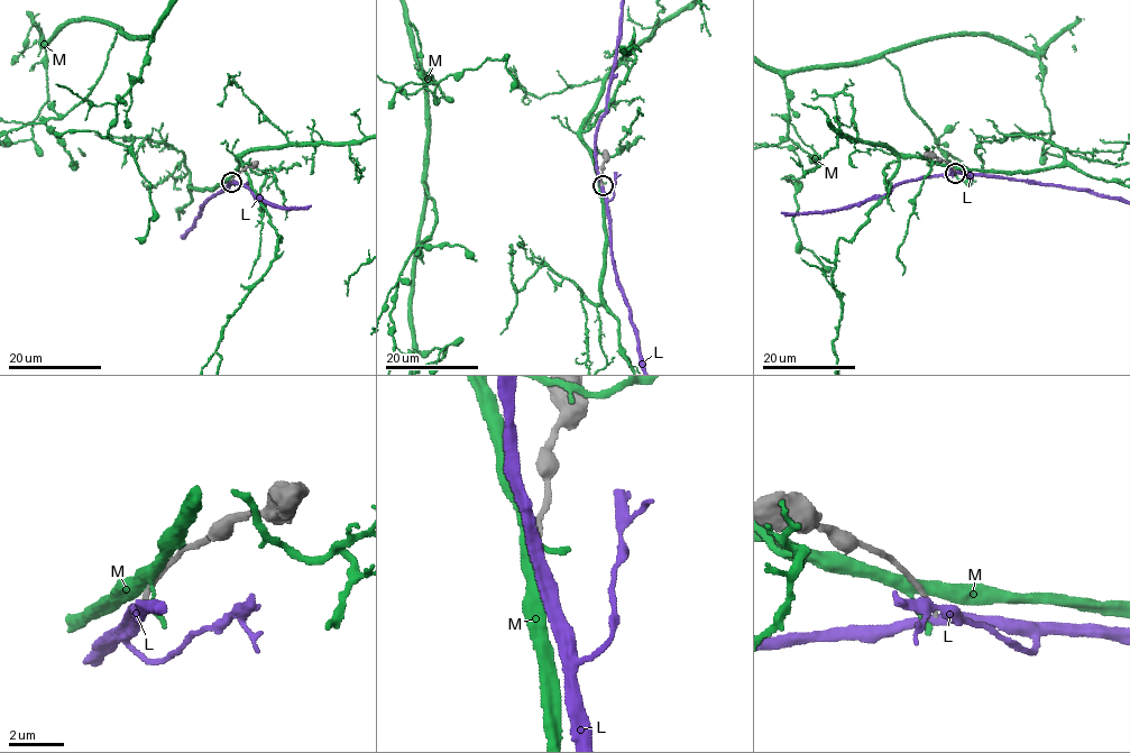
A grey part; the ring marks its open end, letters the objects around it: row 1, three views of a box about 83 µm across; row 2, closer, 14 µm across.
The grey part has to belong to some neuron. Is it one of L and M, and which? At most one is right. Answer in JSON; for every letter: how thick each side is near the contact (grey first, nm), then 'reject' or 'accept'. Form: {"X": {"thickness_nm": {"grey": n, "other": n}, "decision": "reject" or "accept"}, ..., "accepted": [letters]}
{"L": {"thickness_nm": {"grey": 170, "other": 380}, "decision": "reject"}, "M": {"thickness_nm": {"grey": 240, "other": 360}, "decision": "reject"}, "accepted": []}

